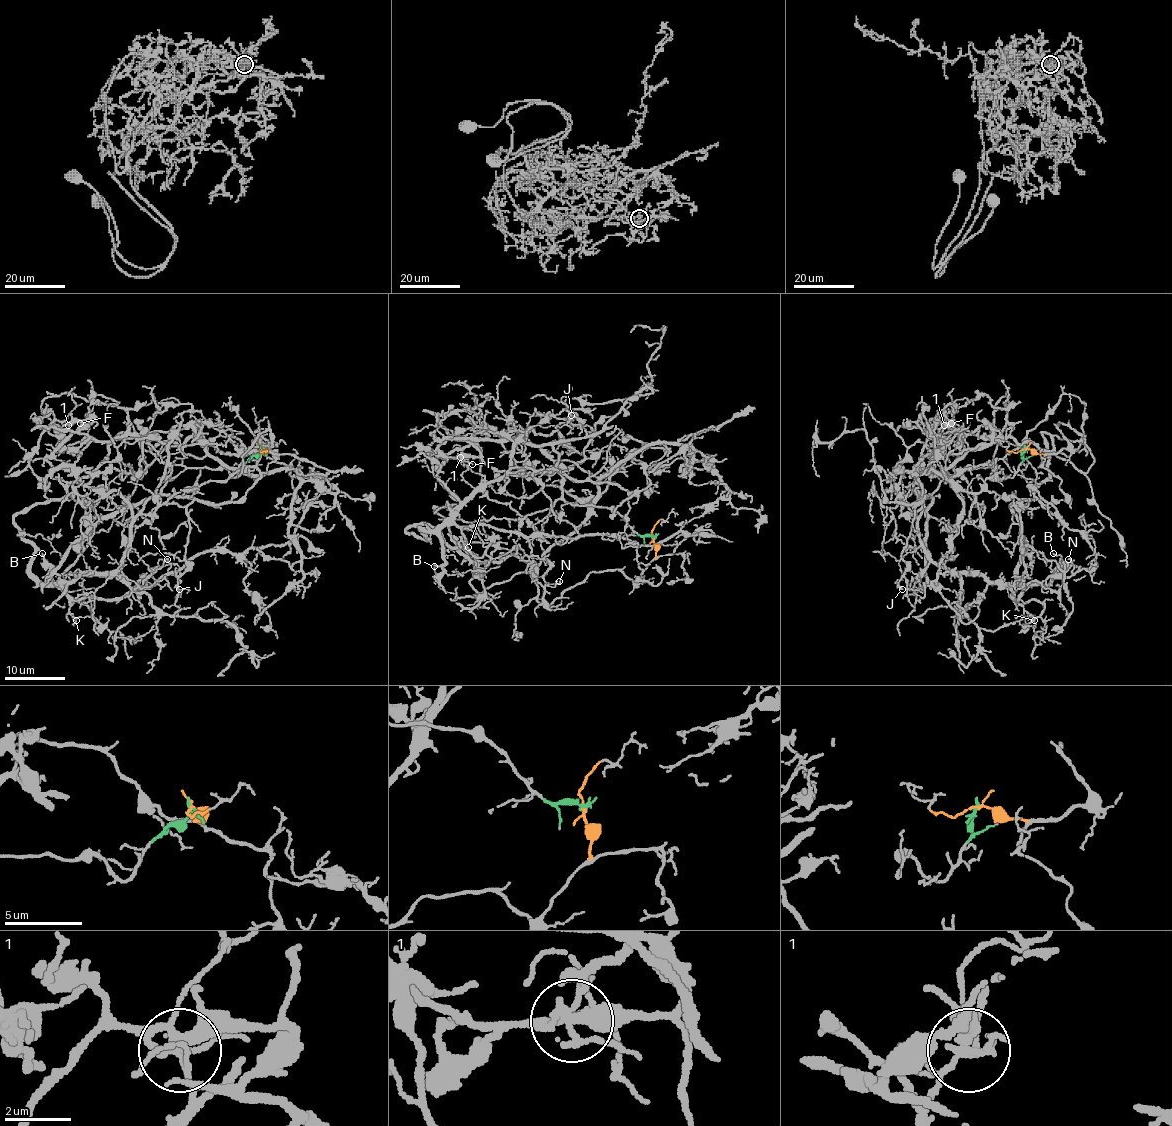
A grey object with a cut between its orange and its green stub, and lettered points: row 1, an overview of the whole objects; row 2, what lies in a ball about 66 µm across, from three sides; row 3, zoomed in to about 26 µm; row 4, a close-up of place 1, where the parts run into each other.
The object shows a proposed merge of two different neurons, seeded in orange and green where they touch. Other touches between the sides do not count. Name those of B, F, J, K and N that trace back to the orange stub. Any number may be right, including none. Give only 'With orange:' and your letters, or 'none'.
With orange: B, F, K, N

